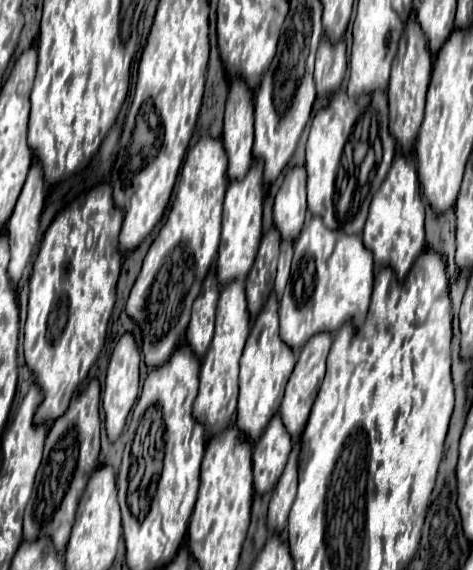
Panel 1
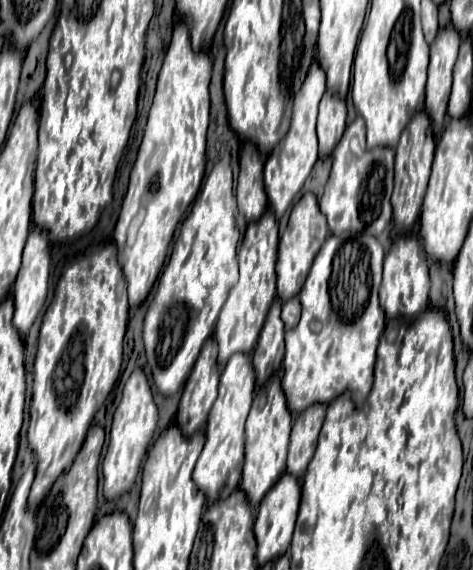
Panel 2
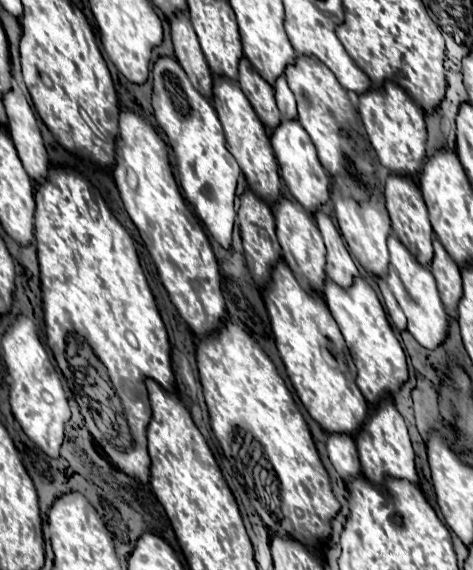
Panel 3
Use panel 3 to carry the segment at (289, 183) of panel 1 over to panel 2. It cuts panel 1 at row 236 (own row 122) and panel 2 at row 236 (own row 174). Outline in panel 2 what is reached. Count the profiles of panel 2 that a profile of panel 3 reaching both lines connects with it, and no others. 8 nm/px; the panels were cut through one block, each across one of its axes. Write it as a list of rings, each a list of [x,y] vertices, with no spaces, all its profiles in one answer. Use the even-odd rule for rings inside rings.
[[[306,192],[300,198],[300,202],[294,204],[288,228],[284,230],[284,234],[280,238],[280,254],[278,254],[276,272],[278,272],[278,298],[282,302],[290,300],[290,296],[298,296],[298,292],[302,290],[302,284],[306,282],[306,276],[310,272],[310,264],[314,262],[314,256],[326,242],[326,236],[328,236],[328,224],[326,224],[326,216],[322,216],[322,212],[318,208],[318,198],[310,192]]]

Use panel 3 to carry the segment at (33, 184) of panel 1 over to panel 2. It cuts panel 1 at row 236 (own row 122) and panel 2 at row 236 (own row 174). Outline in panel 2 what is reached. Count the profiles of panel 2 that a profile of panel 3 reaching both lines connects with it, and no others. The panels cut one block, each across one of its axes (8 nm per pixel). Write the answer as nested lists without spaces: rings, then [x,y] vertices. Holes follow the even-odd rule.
[[[32,230],[24,248],[22,256],[22,268],[18,272],[16,284],[14,284],[14,326],[18,328],[20,334],[28,334],[32,328],[36,316],[40,314],[46,296],[48,296],[48,282],[50,282],[50,246],[48,246],[48,234],[42,230]]]

